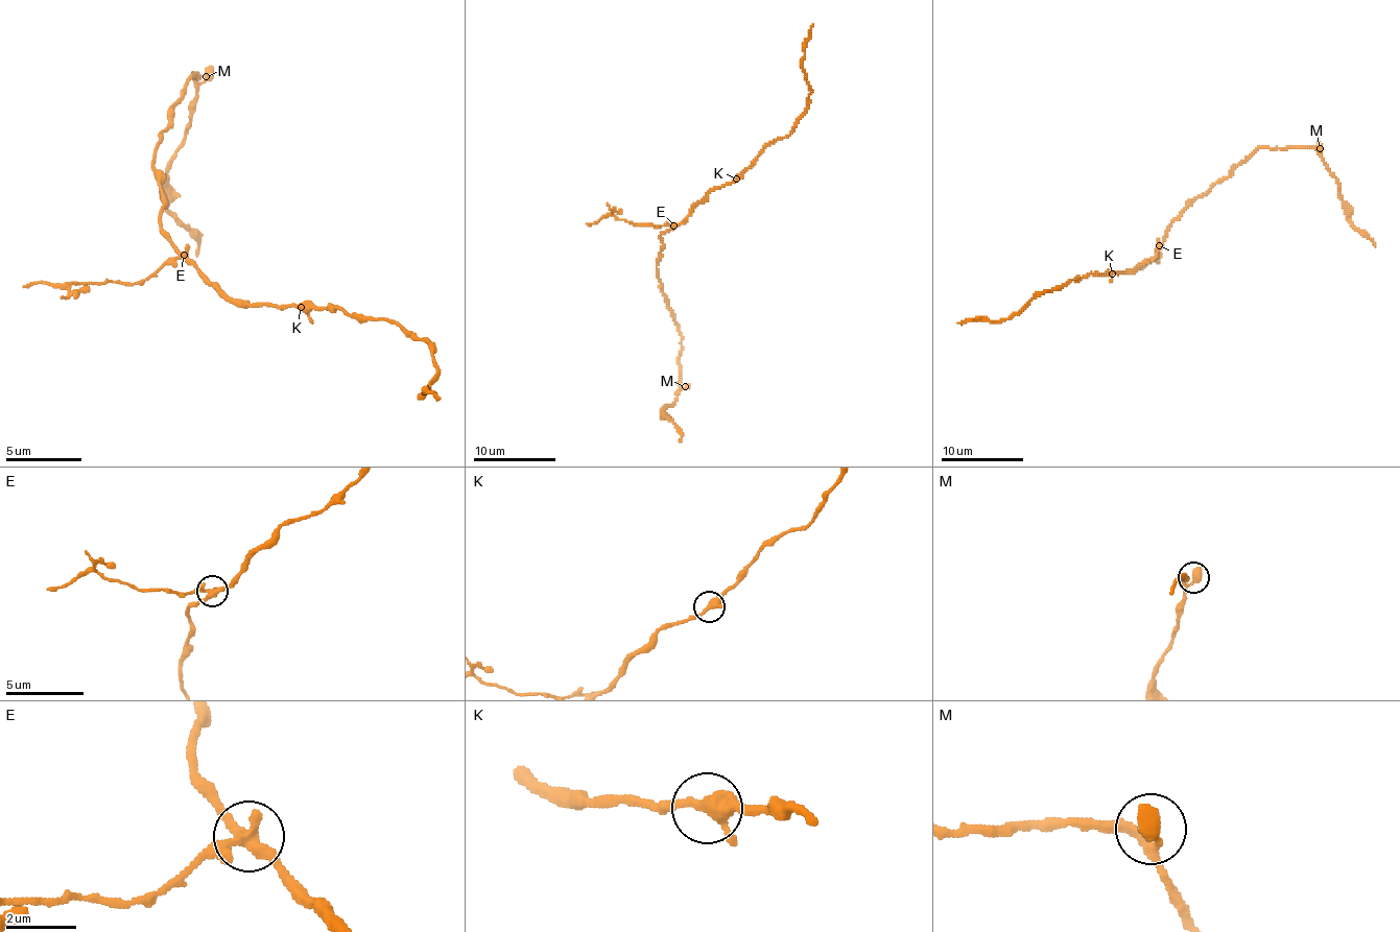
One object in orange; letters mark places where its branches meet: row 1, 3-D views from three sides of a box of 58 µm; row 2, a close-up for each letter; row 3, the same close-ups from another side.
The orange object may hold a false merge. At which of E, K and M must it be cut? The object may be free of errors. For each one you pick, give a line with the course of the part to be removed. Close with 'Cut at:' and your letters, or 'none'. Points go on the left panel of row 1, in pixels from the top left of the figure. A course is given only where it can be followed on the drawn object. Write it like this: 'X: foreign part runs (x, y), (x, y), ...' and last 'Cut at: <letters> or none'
E: foreign part runs (183, 255), (141, 281), (39, 285), (23, 288)
Cut at: E

